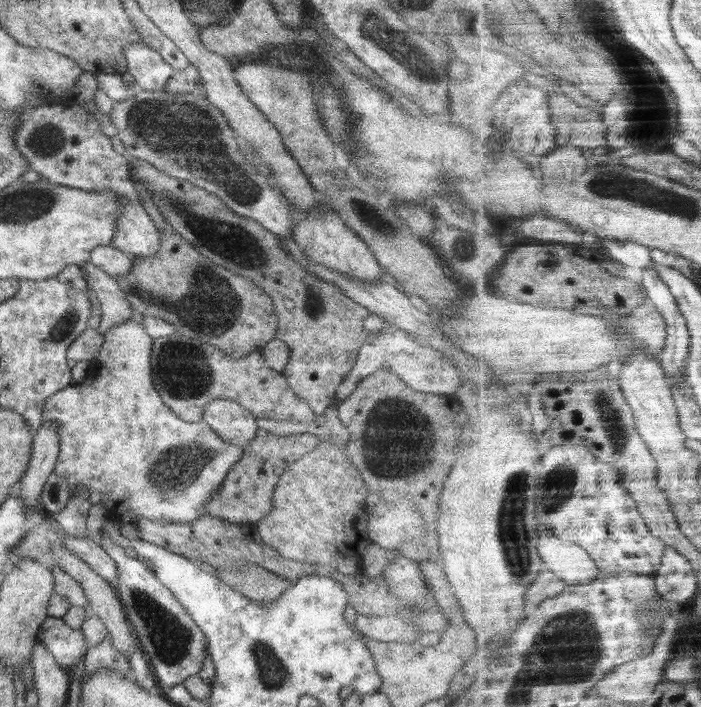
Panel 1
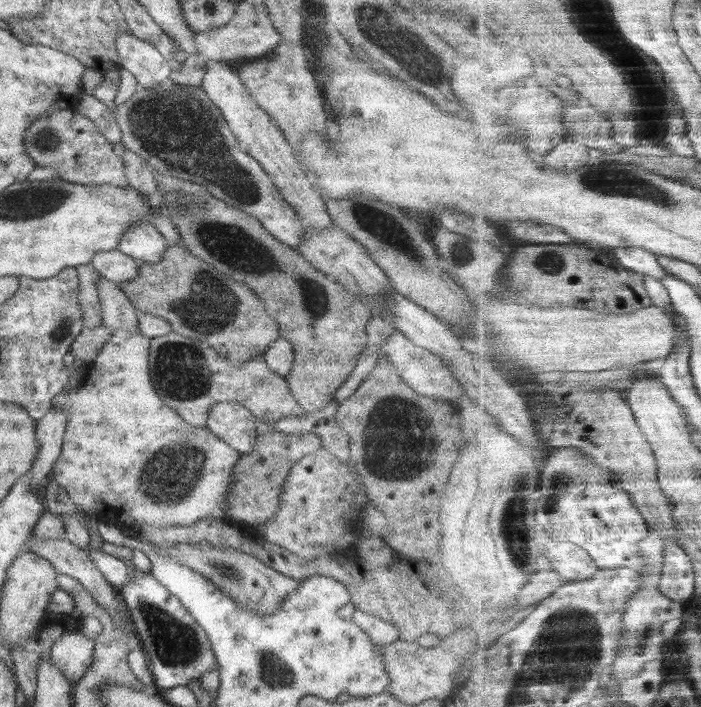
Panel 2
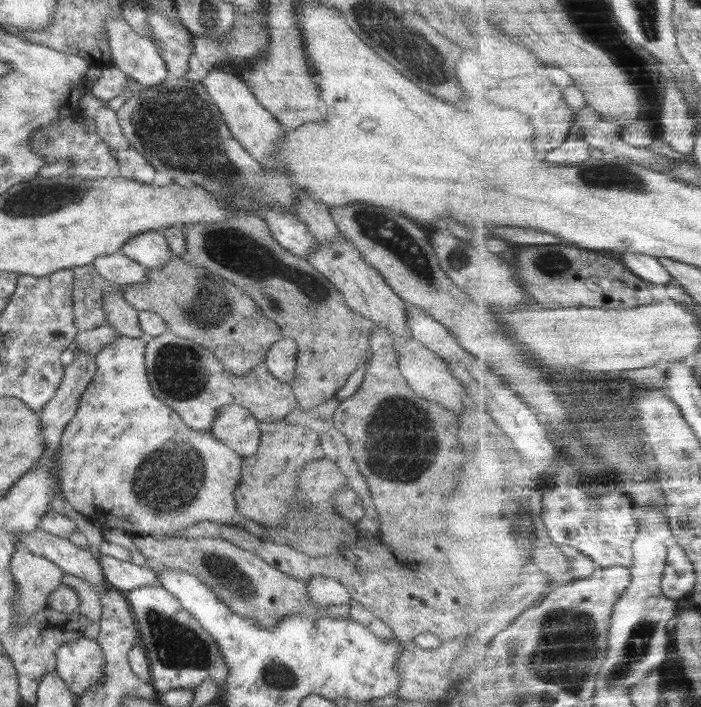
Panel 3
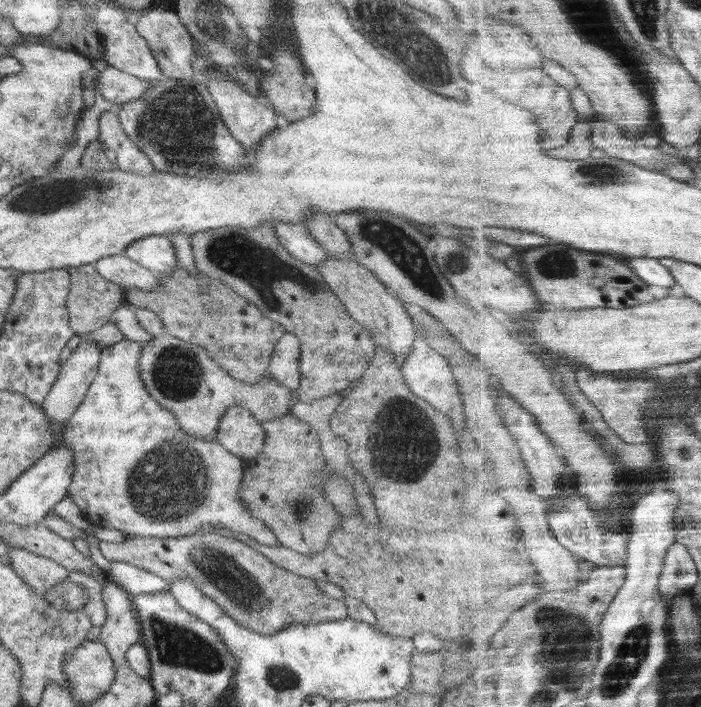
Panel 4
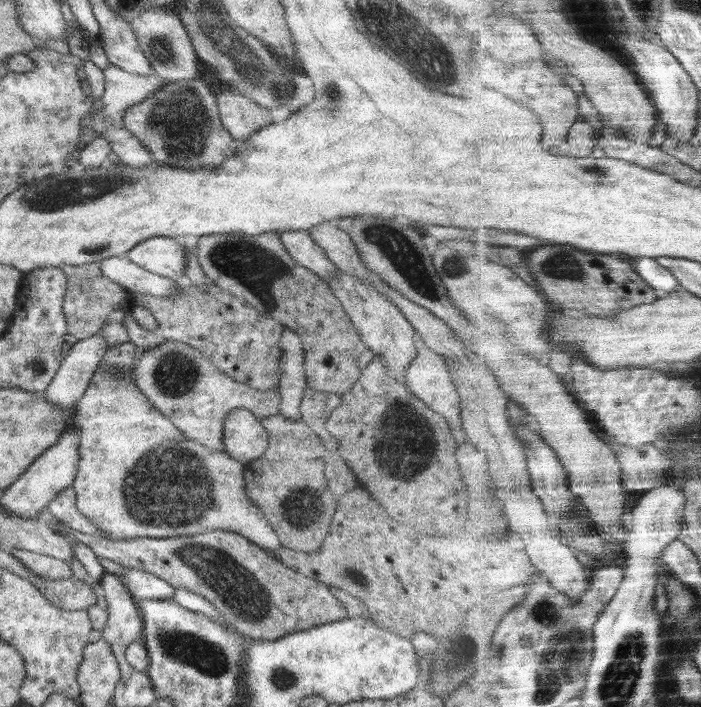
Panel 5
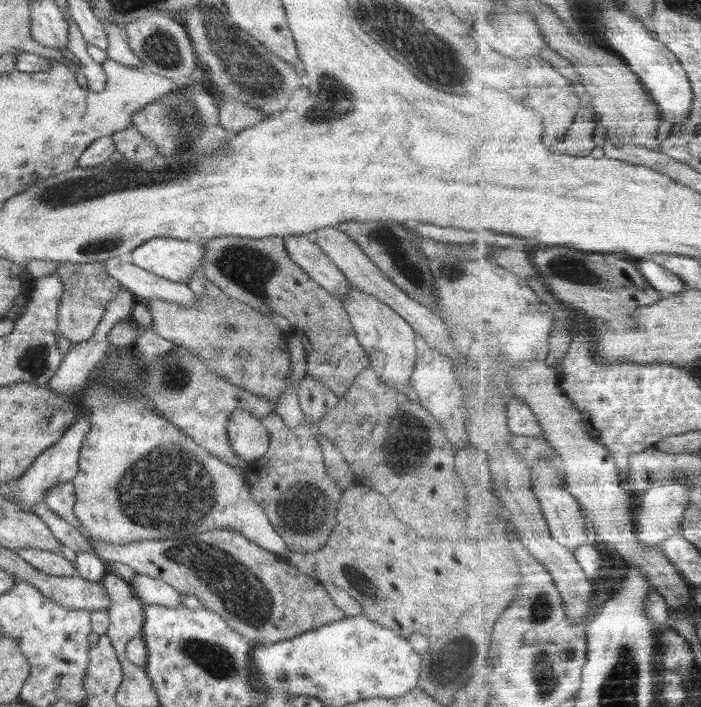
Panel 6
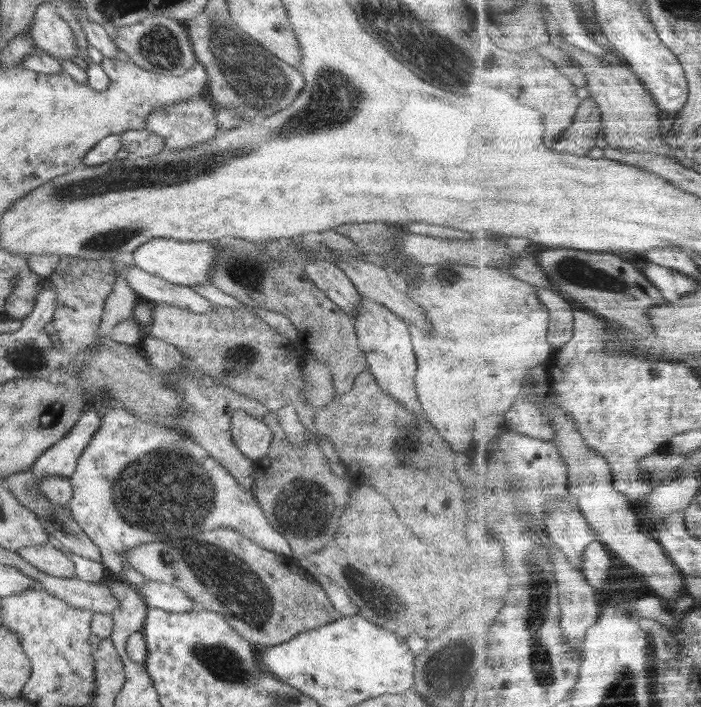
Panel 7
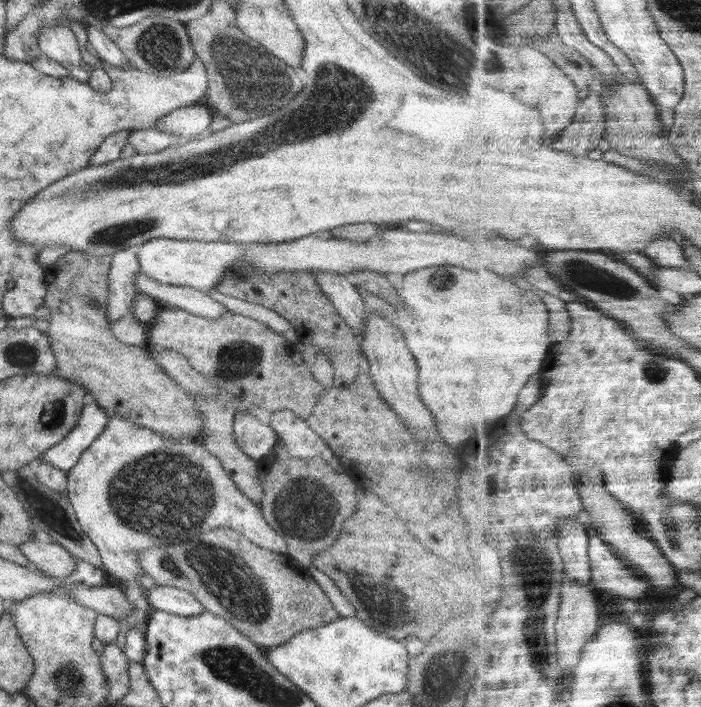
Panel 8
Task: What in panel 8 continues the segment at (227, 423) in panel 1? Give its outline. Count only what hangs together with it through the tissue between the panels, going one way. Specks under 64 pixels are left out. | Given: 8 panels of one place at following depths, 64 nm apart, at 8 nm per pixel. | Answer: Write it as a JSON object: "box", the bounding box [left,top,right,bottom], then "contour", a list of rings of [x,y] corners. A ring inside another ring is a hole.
{"box":[233,412,279,461],"contour":[[[235,412],[233,433],[240,450],[255,461],[268,456],[279,438],[270,425],[248,412]]]}

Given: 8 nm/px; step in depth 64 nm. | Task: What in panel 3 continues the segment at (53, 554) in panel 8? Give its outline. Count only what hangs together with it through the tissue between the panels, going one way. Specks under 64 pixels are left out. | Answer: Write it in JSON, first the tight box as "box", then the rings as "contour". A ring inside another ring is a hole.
{"box":[10,546,65,625],"contour":[[[22,546],[17,547],[16,551],[12,553],[10,570],[16,580],[17,590],[19,590],[17,593],[19,600],[15,606],[17,606],[17,612],[21,612],[21,614],[17,615],[19,620],[16,621],[16,625],[24,625],[29,616],[33,616],[38,610],[46,607],[49,595],[62,584],[62,577],[65,576],[65,573],[46,557],[38,556]]]}

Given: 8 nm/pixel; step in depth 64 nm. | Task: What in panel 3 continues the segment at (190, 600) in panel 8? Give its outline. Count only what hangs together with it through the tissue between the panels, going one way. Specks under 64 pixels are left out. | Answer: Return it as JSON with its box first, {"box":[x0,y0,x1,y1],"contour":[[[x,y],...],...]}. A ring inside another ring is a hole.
{"box":[96,551,159,592],"contour":[[[105,551],[96,557],[96,560],[98,560],[104,580],[108,586],[122,592],[159,586],[159,578],[148,567],[140,567],[132,563],[131,560],[116,559]]]}

